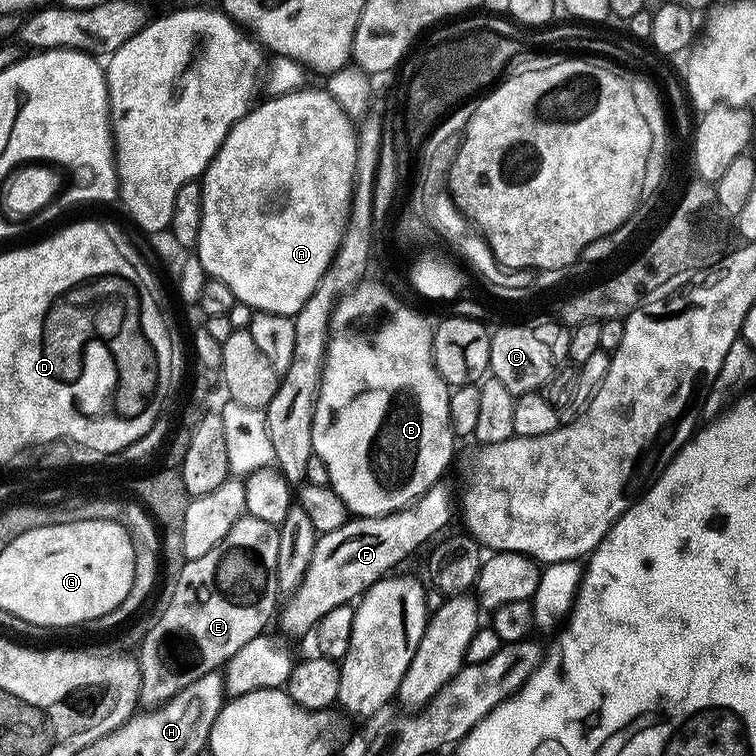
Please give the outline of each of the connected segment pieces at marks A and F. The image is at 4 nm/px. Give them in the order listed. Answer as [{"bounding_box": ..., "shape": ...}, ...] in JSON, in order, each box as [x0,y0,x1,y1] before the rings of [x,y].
[{"bounding_box":[194,90,356,317],"shape":[[[297,90],[286,93],[284,96],[274,96],[265,99],[265,104],[257,103],[247,112],[237,124],[232,125],[228,136],[217,150],[216,156],[208,163],[208,168],[202,177],[202,230],[198,234],[198,242],[194,249],[195,255],[200,257],[205,273],[213,280],[226,282],[236,296],[237,301],[250,306],[257,312],[273,312],[283,316],[295,317],[298,310],[314,294],[322,274],[330,266],[344,232],[348,229],[348,217],[352,213],[352,185],[356,182],[356,134],[353,117],[347,116],[334,102],[334,98],[327,90],[320,92],[306,92]]]},{"bounding_box":[278,486,452,636],"shape":[[[438,486],[431,488],[424,496],[419,496],[413,504],[409,504],[407,508],[397,512],[391,512],[385,516],[349,518],[338,530],[323,533],[316,541],[314,554],[310,558],[303,578],[300,579],[300,584],[285,599],[288,600],[285,604],[283,601],[282,607],[279,609],[278,620],[280,618],[281,626],[292,636],[300,636],[303,632],[311,633],[319,620],[326,614],[330,614],[330,610],[334,610],[334,606],[352,604],[357,598],[363,596],[370,586],[383,580],[393,570],[399,569],[396,567],[407,556],[414,555],[424,543],[427,545],[429,542],[435,541],[445,531],[443,528],[447,526],[448,519],[452,516],[448,506],[448,496],[441,490],[442,488]]]}]

